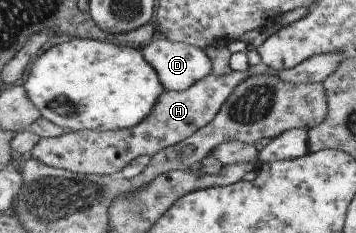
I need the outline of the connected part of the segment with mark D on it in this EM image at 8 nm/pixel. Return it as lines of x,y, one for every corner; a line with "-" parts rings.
153,39
139,51
165,90
187,89
210,74
210,61
204,50
189,44

